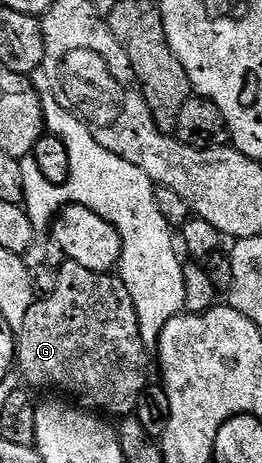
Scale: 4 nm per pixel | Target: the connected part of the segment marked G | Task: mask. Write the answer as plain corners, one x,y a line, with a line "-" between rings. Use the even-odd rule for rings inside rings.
71,260
62,263
55,292
33,301
23,324
16,327
16,369
21,369
30,387
58,386
94,402
106,415
132,415
143,388
151,382
150,351
143,344
133,294
112,273
91,272

